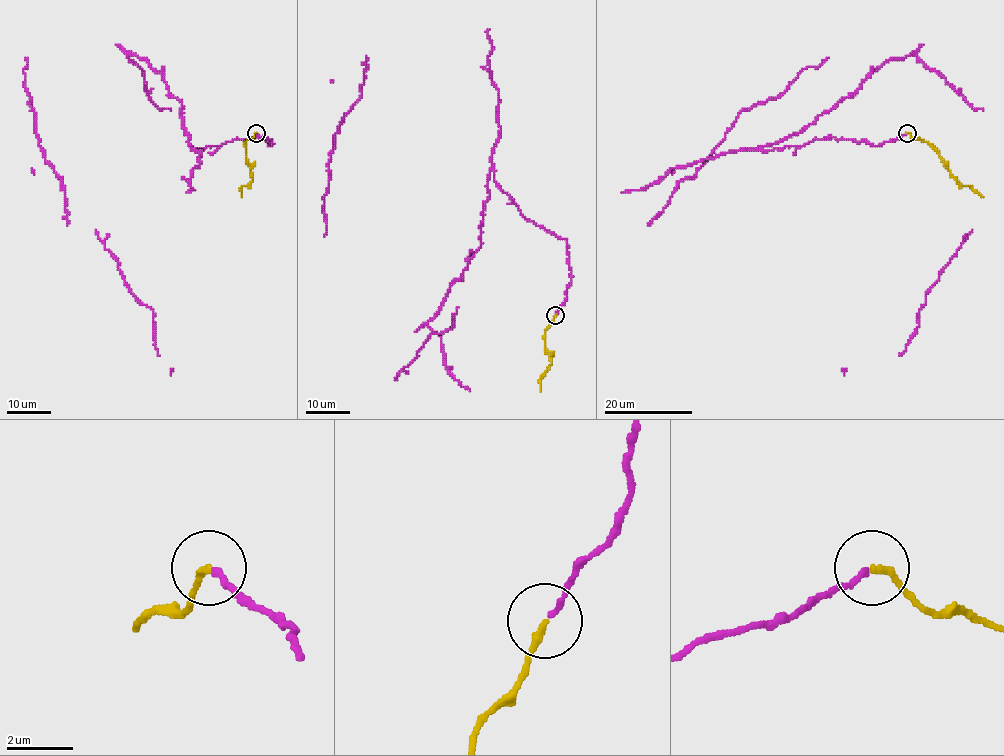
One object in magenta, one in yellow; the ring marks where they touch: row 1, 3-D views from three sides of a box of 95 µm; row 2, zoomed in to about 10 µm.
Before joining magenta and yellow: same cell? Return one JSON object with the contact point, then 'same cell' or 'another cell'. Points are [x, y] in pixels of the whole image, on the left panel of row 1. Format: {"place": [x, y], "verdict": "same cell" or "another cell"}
{"place": [256, 133], "verdict": "same cell"}

